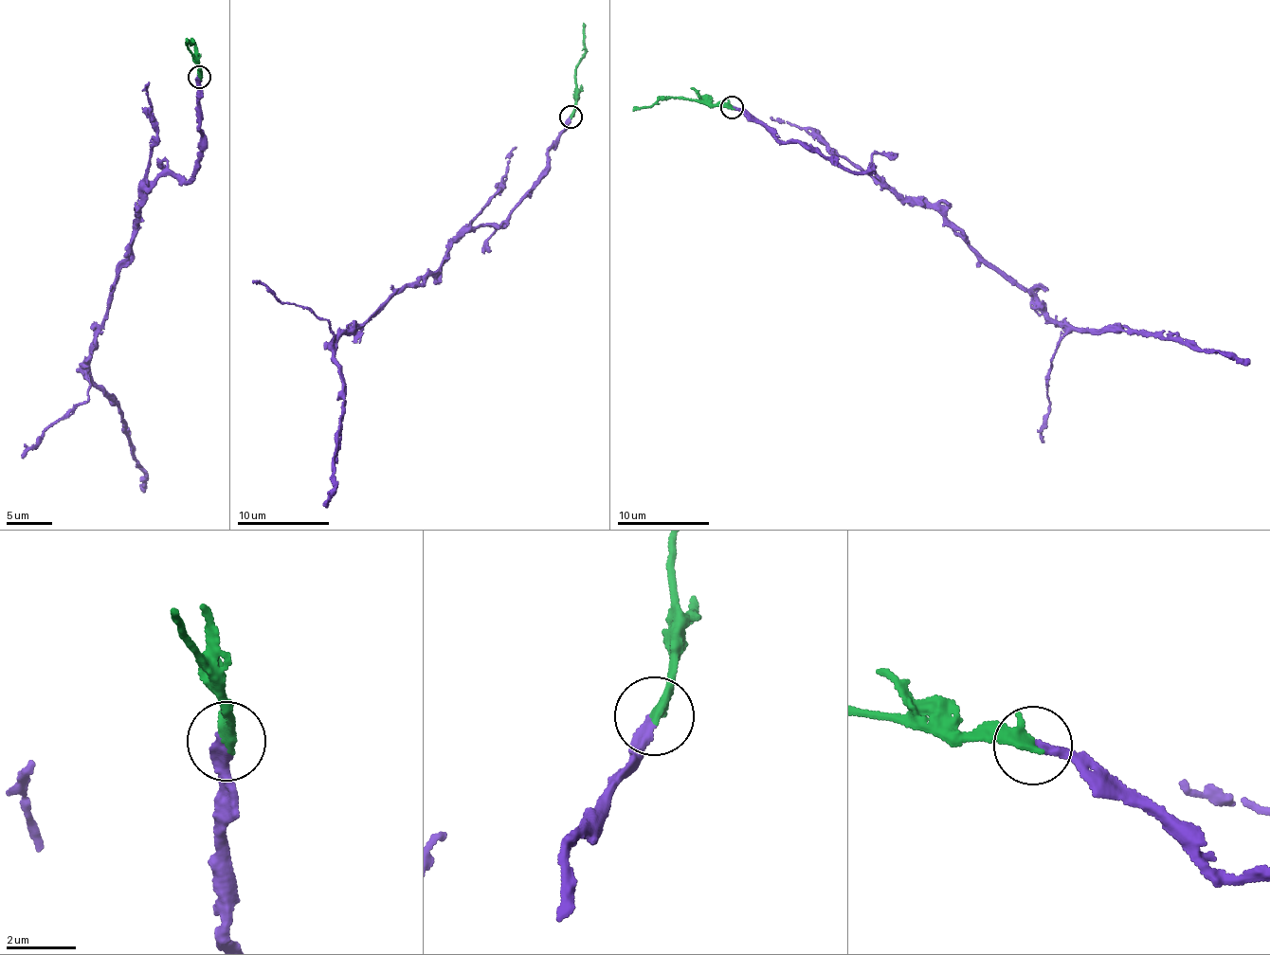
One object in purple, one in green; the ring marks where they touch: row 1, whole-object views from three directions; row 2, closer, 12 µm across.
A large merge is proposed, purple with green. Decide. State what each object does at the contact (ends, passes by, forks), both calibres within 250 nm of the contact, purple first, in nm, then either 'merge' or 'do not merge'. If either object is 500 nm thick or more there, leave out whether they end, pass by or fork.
purple ends; green ends; calibres 280 and 360 nm; merge

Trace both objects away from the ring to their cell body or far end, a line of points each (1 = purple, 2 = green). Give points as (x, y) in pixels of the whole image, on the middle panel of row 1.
1: (571, 117), (544, 178), (500, 225), (452, 244), (439, 268), (338, 337), (343, 420), (323, 505)
2: (571, 117), (576, 107), (576, 65), (584, 50), (584, 23)

